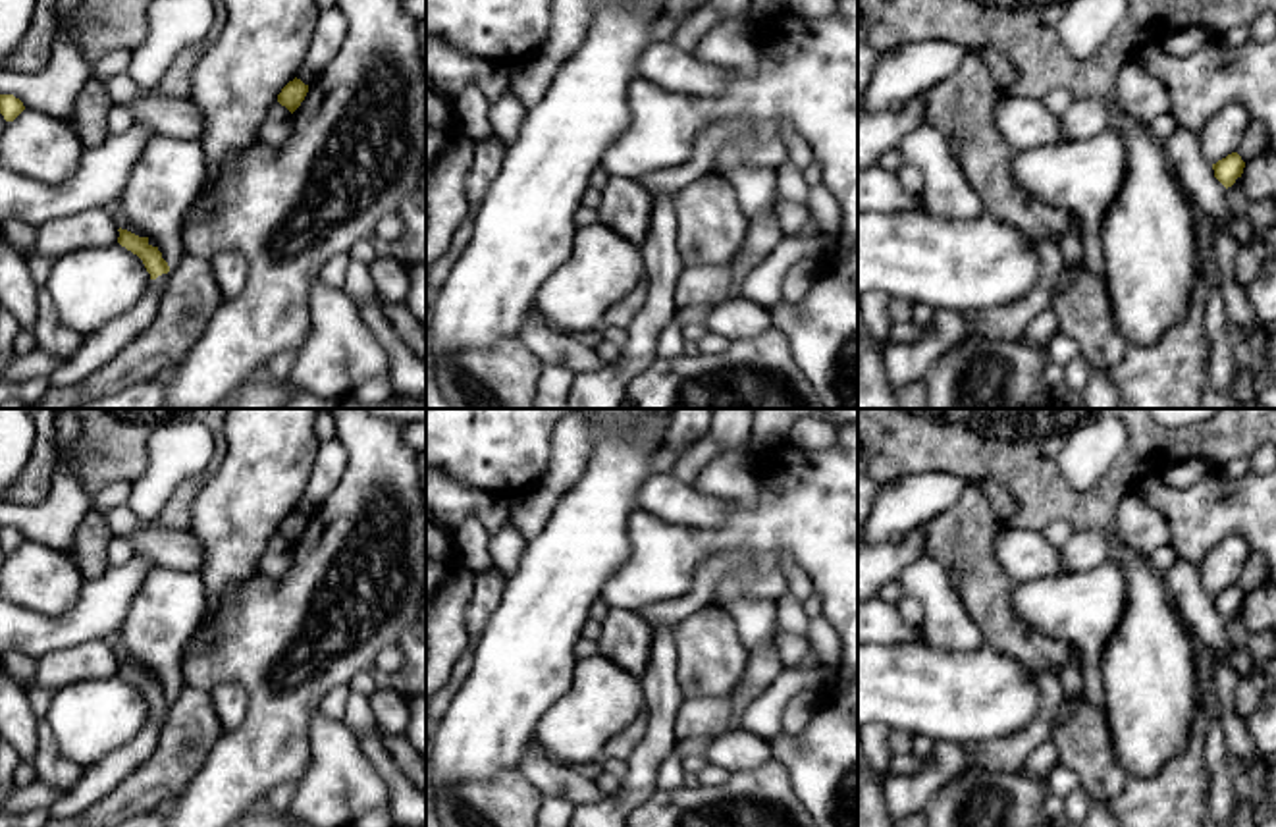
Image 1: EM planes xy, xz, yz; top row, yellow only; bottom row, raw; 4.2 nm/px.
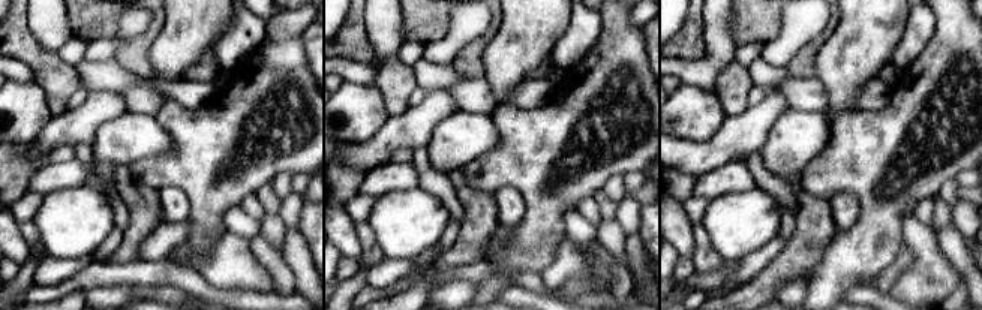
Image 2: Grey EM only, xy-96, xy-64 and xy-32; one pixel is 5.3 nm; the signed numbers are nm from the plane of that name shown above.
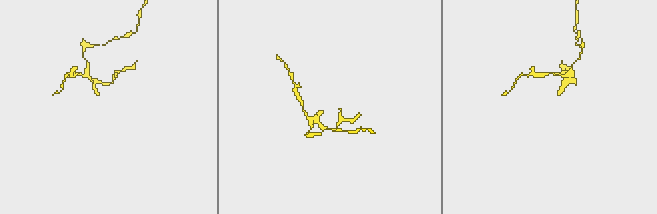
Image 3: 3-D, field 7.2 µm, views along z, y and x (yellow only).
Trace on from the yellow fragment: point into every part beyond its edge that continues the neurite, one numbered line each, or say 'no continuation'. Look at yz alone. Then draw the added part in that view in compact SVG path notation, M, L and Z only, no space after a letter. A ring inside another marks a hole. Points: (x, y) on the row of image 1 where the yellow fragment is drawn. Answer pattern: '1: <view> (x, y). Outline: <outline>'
no continuation

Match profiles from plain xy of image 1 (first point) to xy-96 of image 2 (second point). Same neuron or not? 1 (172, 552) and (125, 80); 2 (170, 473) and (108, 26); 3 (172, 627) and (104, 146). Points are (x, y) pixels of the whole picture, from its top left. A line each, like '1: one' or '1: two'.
1: two
2: two
3: one

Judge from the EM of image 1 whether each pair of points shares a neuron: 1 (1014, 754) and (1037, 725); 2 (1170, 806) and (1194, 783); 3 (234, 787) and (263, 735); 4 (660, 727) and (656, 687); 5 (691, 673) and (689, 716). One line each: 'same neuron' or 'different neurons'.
1: same neuron
2: same neuron
3: same neuron
4: same neuron
5: different neurons

